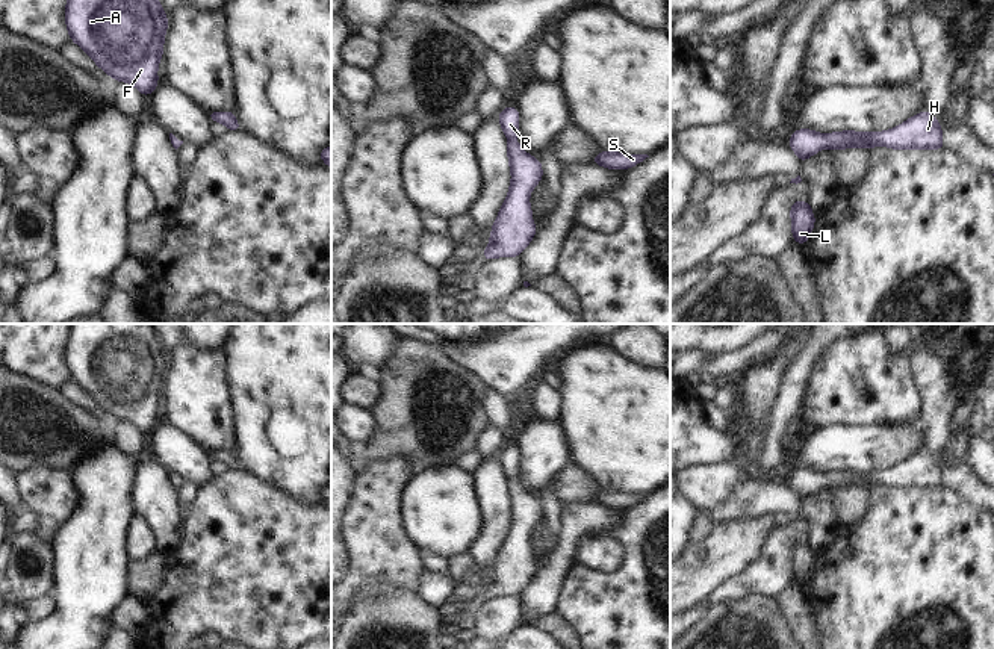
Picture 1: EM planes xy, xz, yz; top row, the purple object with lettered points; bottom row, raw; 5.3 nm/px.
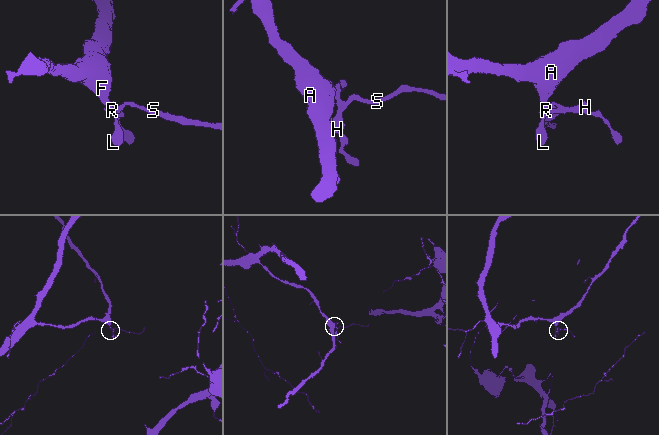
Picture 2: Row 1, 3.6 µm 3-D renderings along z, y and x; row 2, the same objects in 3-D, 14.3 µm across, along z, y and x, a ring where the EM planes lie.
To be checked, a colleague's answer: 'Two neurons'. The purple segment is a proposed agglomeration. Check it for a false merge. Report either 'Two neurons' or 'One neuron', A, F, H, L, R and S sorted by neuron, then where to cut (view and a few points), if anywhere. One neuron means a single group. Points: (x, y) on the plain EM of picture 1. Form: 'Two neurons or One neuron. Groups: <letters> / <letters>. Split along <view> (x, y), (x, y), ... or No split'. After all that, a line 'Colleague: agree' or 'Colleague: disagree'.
One neuron. Groups: A F H L R S. No split
Colleague: disagree

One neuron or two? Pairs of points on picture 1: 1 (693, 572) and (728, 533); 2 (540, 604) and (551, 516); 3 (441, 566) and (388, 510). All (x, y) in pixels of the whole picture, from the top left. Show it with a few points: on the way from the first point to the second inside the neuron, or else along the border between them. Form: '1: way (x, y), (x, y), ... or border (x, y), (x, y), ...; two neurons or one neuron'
1: way (702, 563), (723, 542); one neuron
2: border (560, 501), (560, 533), (557, 536); two neurons
3: border (418, 551), (424, 569); two neurons

